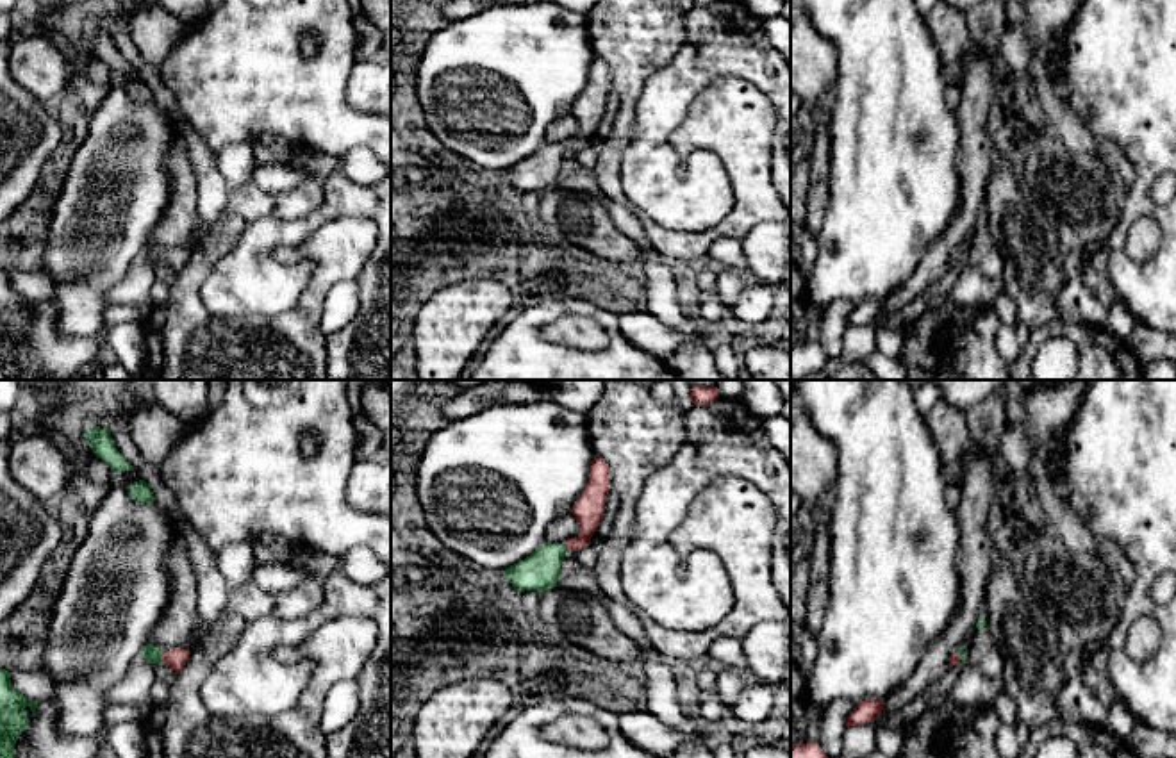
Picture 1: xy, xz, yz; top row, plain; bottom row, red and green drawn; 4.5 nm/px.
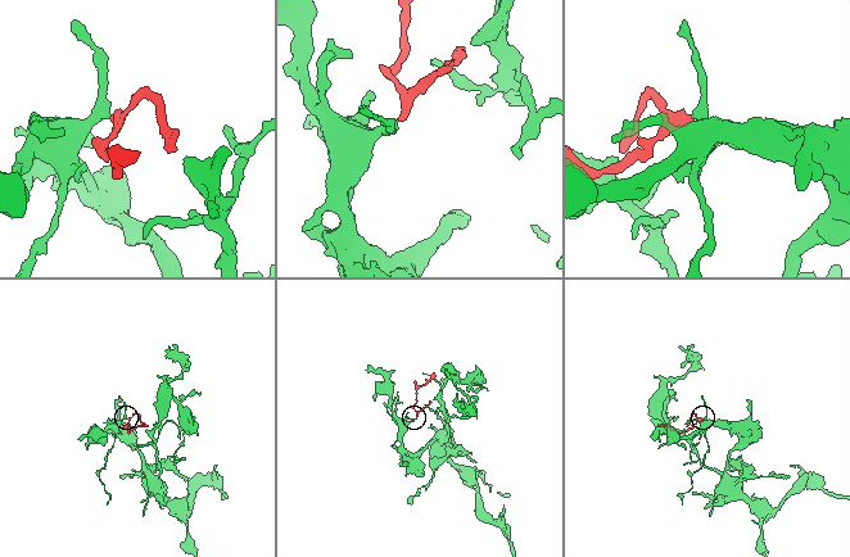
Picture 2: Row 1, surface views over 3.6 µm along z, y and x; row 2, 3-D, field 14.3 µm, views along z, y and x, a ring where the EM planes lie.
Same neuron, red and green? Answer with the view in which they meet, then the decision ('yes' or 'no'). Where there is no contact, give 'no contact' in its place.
meets red in xy; yes

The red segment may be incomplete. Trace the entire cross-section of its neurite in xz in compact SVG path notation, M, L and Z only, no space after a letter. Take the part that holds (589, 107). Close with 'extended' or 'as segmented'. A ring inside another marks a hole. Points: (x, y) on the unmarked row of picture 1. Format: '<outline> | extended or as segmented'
M594 57L589 73L589 82L571 111L571 114L578 121L580 136L569 139L566 143L566 150L578 152L591 144L591 137L594 136L605 112L609 87L610 87L609 66L605 61Z | as segmented

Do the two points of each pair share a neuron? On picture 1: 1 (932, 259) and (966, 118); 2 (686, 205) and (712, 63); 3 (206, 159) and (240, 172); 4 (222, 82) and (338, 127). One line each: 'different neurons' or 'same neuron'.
1: same neuron
2: same neuron
3: different neurons
4: same neuron

